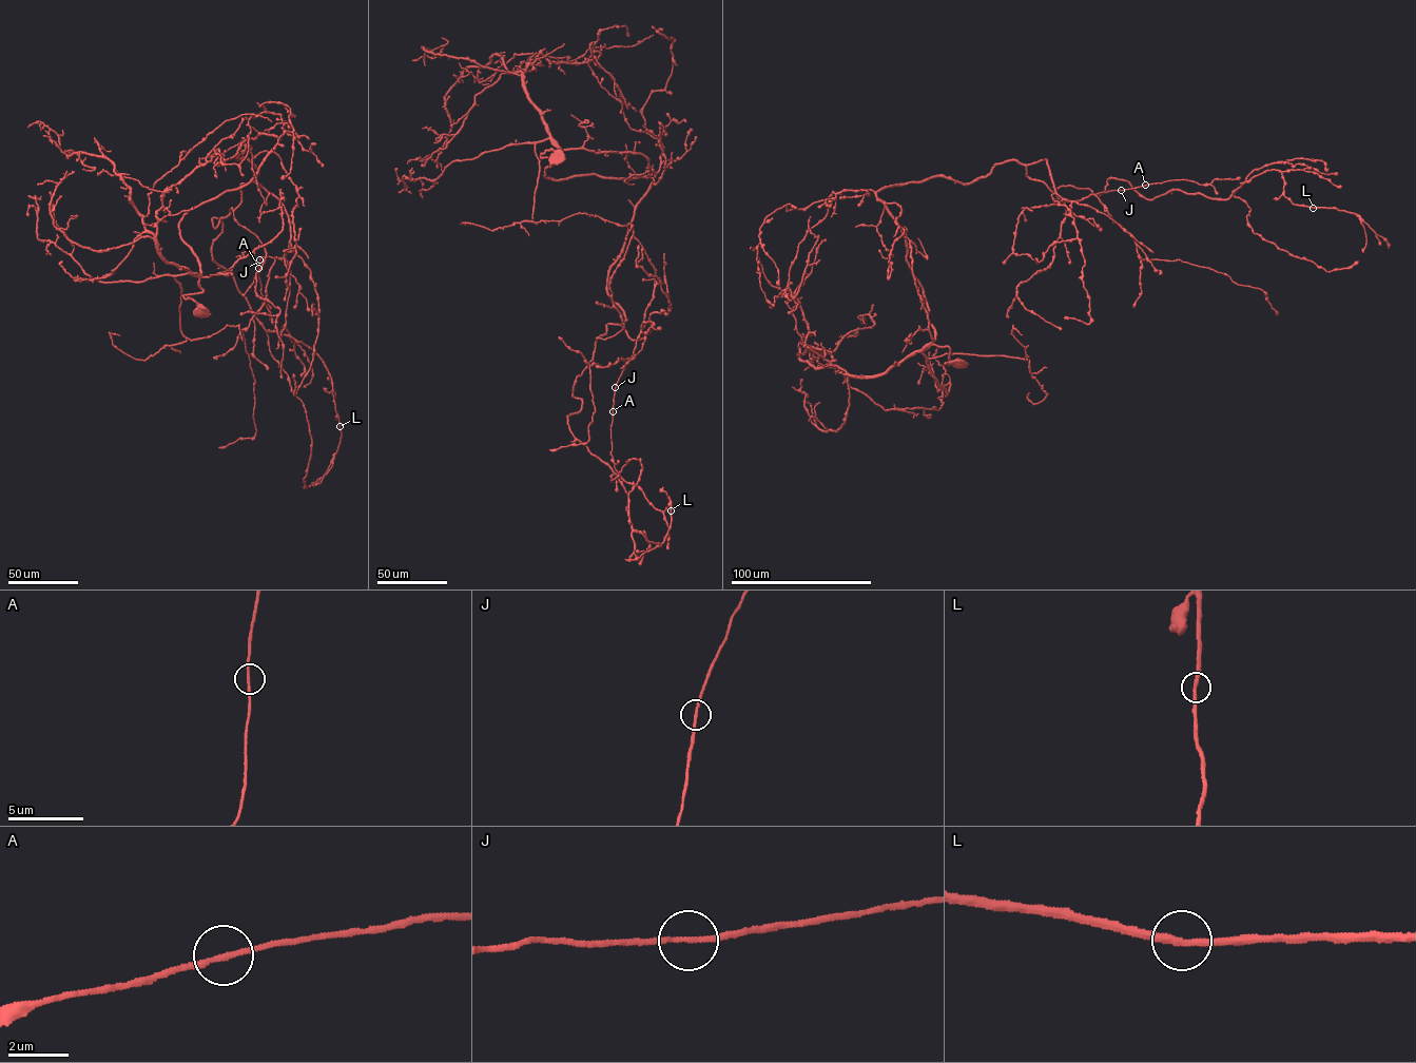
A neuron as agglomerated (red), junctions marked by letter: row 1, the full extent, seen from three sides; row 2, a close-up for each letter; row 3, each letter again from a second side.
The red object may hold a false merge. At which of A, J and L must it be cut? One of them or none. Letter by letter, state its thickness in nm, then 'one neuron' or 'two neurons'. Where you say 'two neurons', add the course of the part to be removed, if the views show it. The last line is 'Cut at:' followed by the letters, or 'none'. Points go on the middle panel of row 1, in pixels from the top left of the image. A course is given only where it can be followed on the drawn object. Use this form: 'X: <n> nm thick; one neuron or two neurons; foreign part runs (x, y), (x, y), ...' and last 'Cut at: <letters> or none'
A: 190 nm thick; one neuron
J: 180 nm thick; one neuron
L: 240 nm thick; one neuron
Cut at: none

